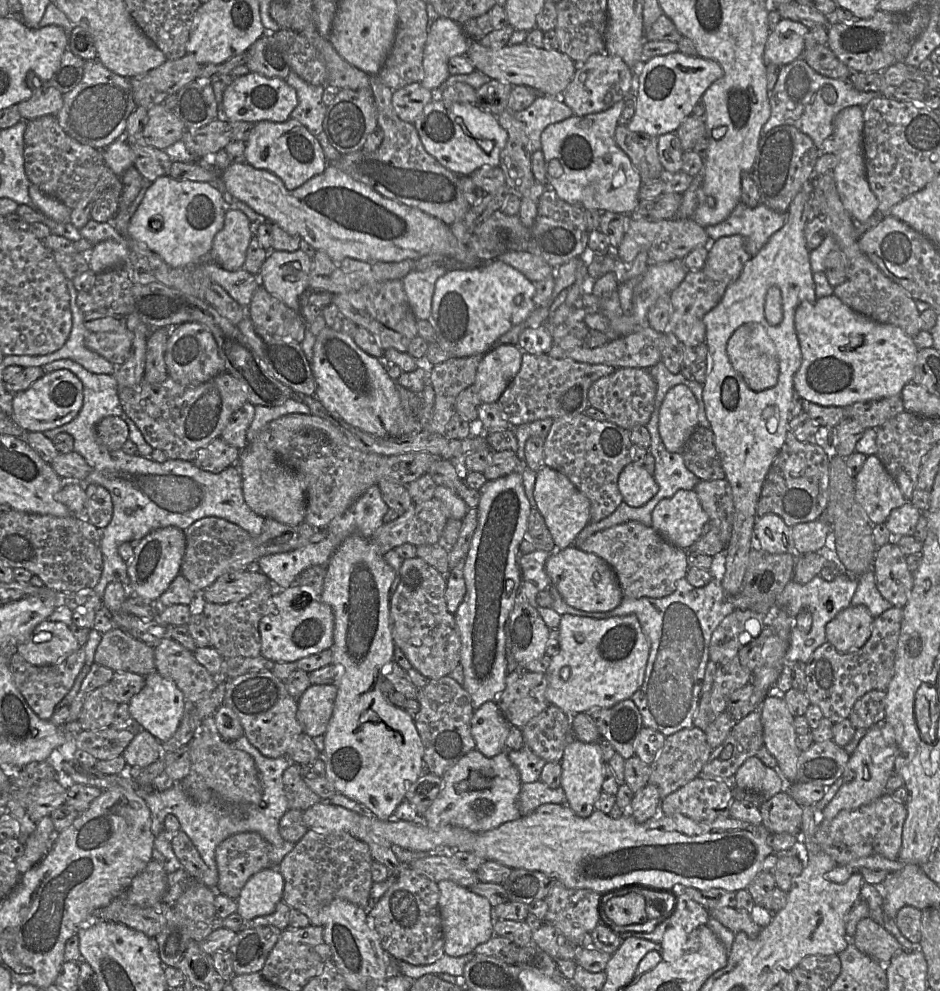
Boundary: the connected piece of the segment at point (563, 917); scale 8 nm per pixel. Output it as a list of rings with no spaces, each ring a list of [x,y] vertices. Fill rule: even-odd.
[[[556,882],[545,898],[548,906],[545,919],[570,941],[582,946],[584,935],[601,923],[600,898],[601,894],[593,890],[567,888]]]

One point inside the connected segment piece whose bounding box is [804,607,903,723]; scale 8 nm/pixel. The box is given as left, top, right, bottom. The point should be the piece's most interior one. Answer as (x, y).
(835, 681)

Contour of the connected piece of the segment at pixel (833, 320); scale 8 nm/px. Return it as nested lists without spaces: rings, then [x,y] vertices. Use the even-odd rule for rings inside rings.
[[[834,295],[820,297],[813,302],[803,301],[800,303],[795,311],[795,330],[801,348],[802,361],[799,369],[793,376],[793,386],[795,393],[804,400],[822,406],[848,407],[856,402],[899,396],[904,386],[912,381],[917,353],[919,350],[917,345],[914,343],[913,337],[907,335],[901,328],[895,325],[877,322],[854,311]]]

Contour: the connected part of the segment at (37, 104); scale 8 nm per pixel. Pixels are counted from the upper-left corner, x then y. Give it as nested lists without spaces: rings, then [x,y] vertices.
[[[41,83],[28,99],[18,104],[22,120],[56,115],[63,106],[63,94],[48,83]]]

